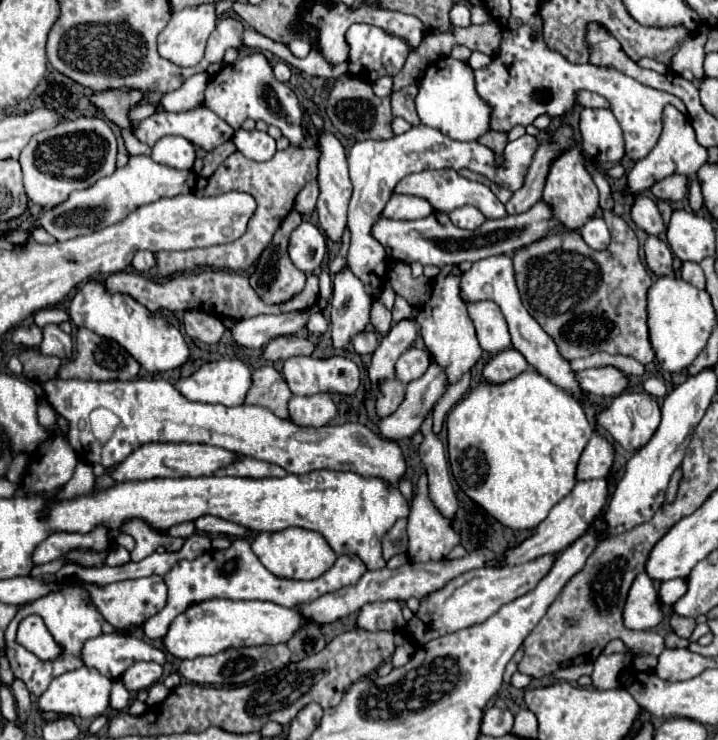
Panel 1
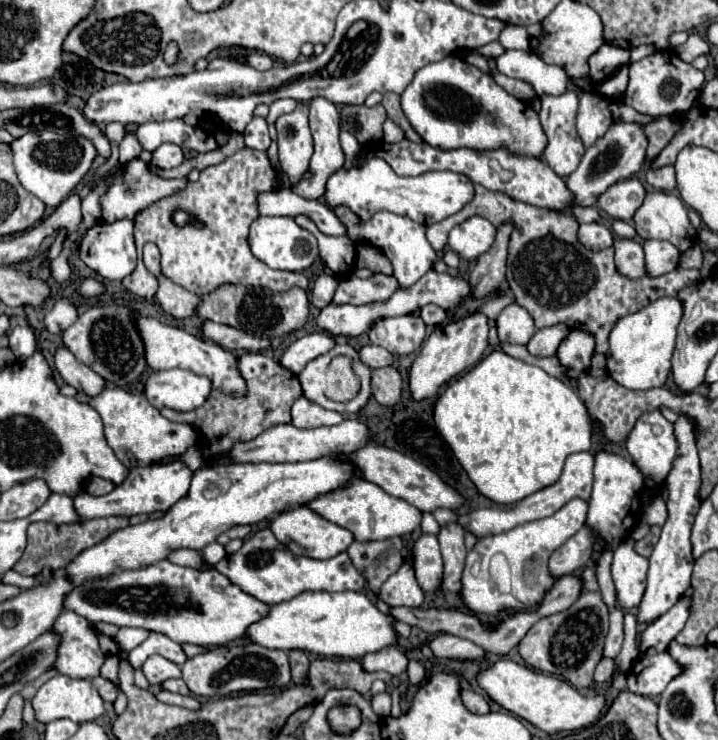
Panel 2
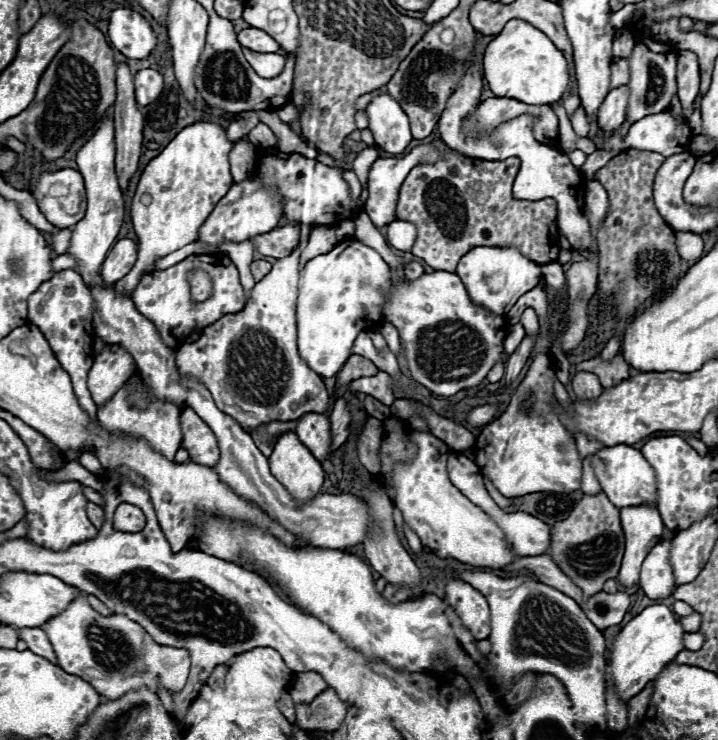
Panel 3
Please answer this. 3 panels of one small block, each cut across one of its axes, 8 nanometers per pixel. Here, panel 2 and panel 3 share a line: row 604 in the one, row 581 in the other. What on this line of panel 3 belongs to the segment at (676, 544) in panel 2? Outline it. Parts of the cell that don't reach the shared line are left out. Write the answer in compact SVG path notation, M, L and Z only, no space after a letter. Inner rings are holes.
M672 538L658 542L642 564L640 588L648 598L668 598L674 592L674 576L668 558L670 542Z

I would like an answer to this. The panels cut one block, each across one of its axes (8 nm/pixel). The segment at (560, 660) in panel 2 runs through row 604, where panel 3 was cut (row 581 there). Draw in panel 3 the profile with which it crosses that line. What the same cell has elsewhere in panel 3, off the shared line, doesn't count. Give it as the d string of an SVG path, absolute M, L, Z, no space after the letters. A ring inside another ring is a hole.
M604 492L598 496L584 496L572 510L570 518L554 524L548 554L558 564L558 568L582 590L584 600L592 598L596 592L602 592L604 582L618 576L624 554L620 508L616 508L604 496Z

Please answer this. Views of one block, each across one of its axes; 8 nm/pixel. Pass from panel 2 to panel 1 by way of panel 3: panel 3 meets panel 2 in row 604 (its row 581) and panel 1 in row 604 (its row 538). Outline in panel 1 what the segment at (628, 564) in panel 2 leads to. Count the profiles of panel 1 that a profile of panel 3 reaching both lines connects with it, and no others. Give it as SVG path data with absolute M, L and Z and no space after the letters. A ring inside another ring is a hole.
M640 572L626 598L624 606L624 626L630 630L648 630L662 622L662 610L658 600L658 588L648 578L646 572Z

